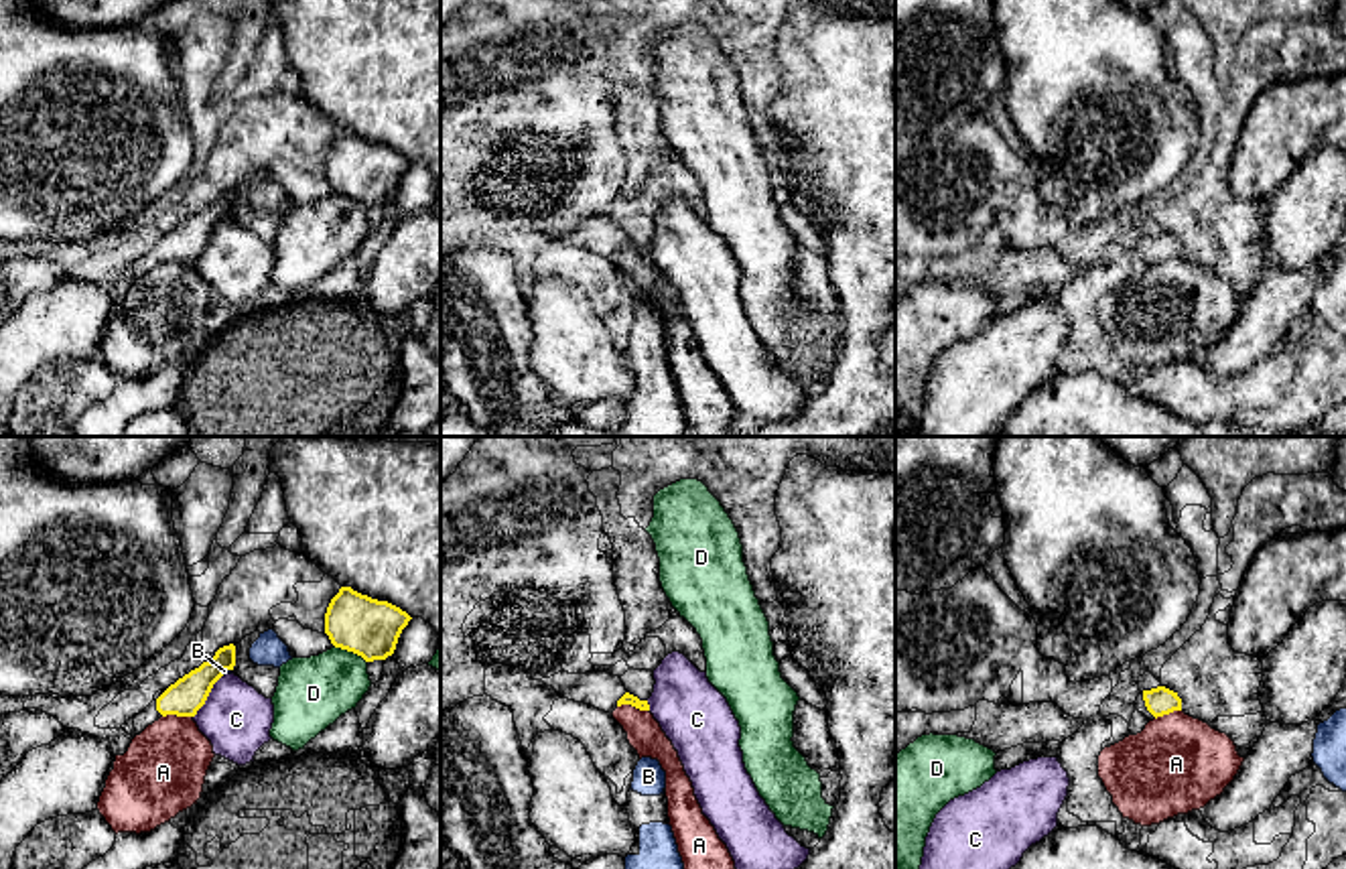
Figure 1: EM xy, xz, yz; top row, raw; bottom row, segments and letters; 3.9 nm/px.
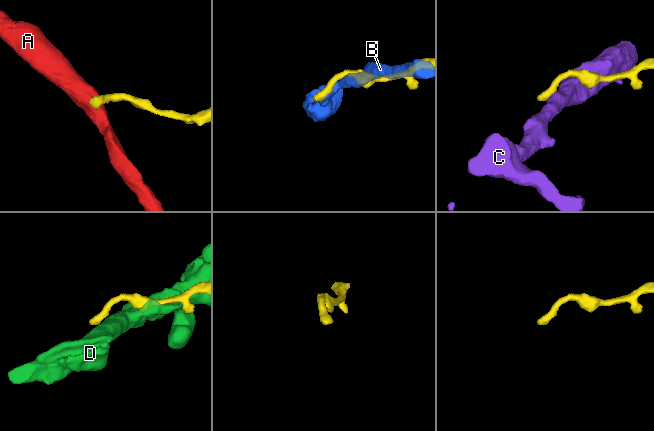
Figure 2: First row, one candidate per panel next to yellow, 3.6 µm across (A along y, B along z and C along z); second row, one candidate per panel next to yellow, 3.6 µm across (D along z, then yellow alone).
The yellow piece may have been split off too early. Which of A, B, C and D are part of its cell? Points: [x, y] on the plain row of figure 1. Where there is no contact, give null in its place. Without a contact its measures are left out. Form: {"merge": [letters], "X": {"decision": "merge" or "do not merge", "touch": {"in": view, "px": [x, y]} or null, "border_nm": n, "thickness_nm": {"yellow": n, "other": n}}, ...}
{"merge": [], "A": {"decision": "do not merge", "touch": {"in": "xz", "px": [634, 250]}, "border_nm": 130, "thickness_nm": {"yellow": 50, "other": 140}}, "B": {"decision": "do not merge", "touch": {"in": "xy", "px": [226, 214]}, "border_nm": 50, "thickness_nm": {"yellow": 150, "other": 20}}, "C": {"decision": "do not merge", "touch": {"in": "xy", "px": [208, 240]}, "border_nm": 200, "thickness_nm": {"yellow": 150, "other": 280}}, "D": {"decision": "do not merge", "touch": {"in": "xy", "px": [350, 195]}, "border_nm": 150, "thickness_nm": {"yellow": 240, "other": 280}}}

